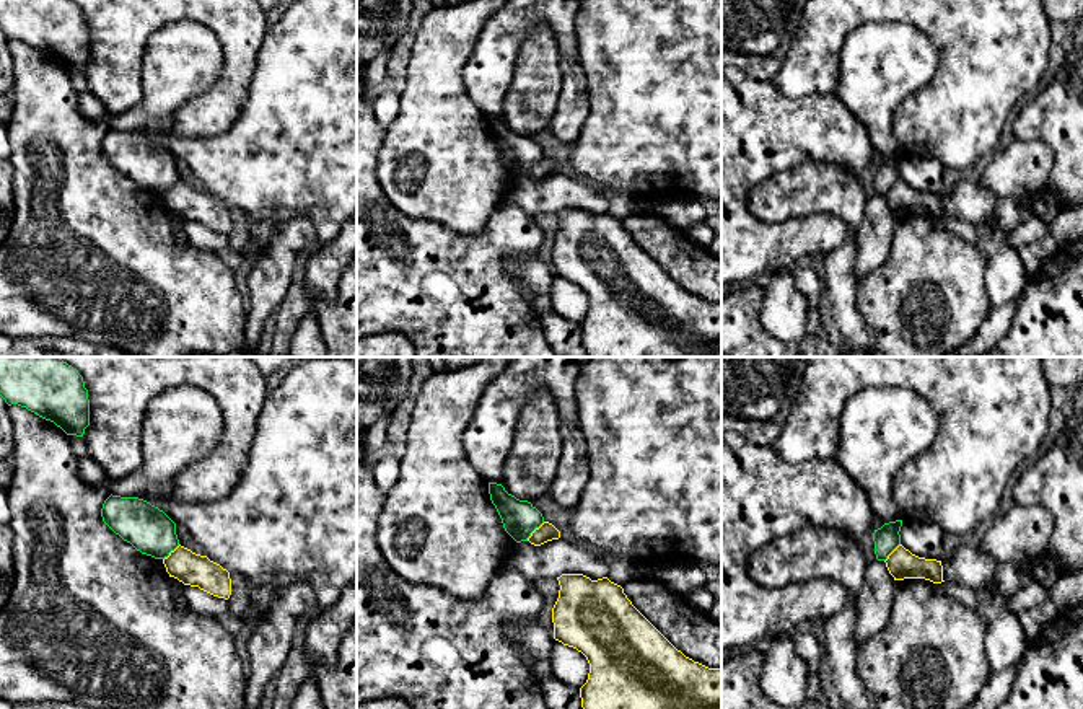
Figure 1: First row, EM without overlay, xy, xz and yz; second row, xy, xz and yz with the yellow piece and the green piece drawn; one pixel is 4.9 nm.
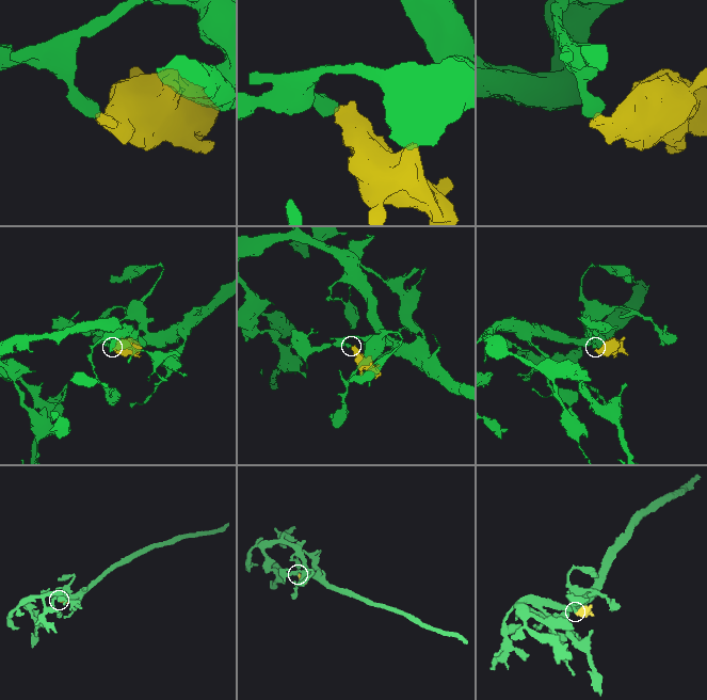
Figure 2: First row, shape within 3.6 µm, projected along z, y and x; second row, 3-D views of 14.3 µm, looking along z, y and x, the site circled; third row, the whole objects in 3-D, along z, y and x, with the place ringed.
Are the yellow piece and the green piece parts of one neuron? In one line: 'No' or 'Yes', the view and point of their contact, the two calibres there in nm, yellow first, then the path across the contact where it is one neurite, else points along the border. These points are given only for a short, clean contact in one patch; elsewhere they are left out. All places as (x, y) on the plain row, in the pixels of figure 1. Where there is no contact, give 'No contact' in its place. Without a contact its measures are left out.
No. Touches yellow at xz (534, 165). Thickness 90 nm (yellow) against 180 nm. Boundary: xz (544, 157), (526, 175)

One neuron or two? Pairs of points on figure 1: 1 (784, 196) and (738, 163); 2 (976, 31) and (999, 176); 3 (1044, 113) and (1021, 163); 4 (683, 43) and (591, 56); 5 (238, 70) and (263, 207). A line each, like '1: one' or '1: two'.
1: two
2: two
3: two
4: one
5: two

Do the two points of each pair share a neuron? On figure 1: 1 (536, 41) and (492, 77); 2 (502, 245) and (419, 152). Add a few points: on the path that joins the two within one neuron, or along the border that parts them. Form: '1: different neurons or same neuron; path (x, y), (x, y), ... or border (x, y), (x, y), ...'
1: different neurons; border (543, 23), (525, 38), (507, 90)
2: different neurons; border (500, 204), (476, 233), (458, 235), (445, 225)

